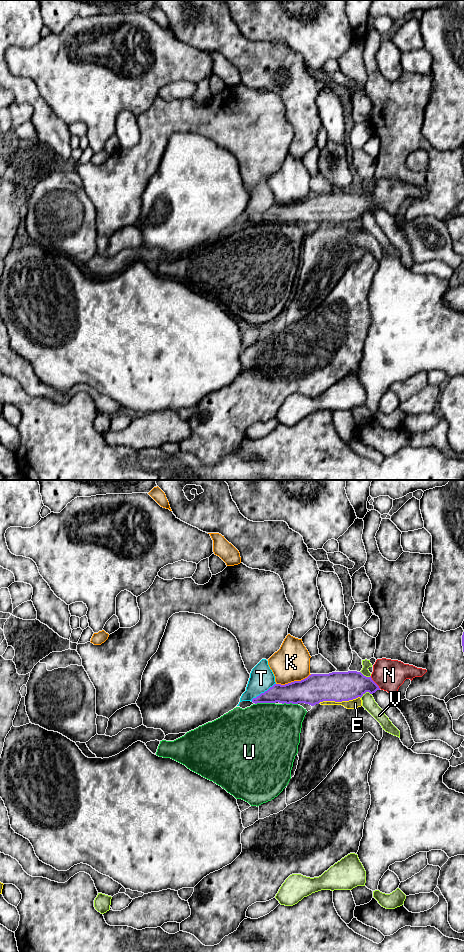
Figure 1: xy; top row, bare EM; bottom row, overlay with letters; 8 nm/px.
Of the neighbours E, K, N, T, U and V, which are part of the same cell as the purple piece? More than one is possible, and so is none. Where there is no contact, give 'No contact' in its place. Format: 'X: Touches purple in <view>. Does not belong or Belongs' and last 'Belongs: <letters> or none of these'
E: Touches purple in xy. Does not belong
K: Touches purple in xy. Does not belong
N: Touches purple in xy. Does not belong
T: Touches purple in xy. Belongs
U: Touches purple in xy. Does not belong
V: Touches purple in xy. Does not belong
Belongs: T

